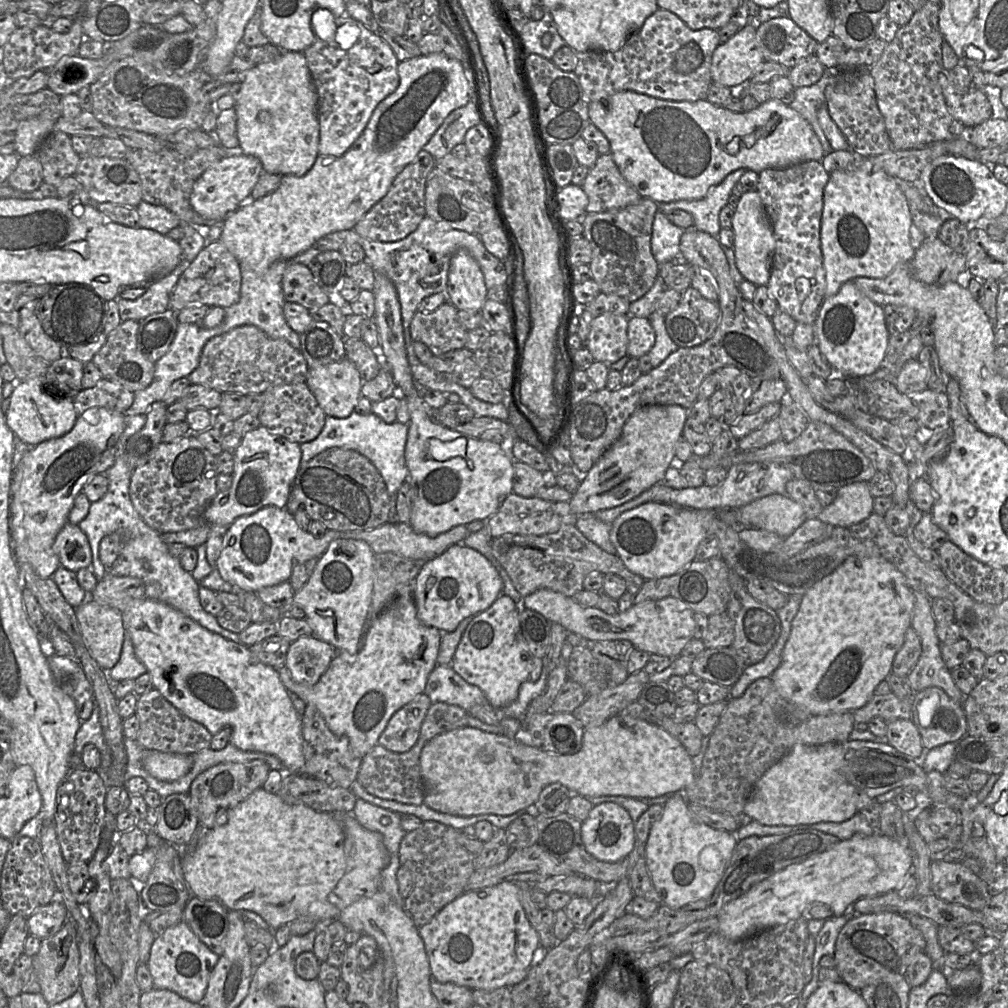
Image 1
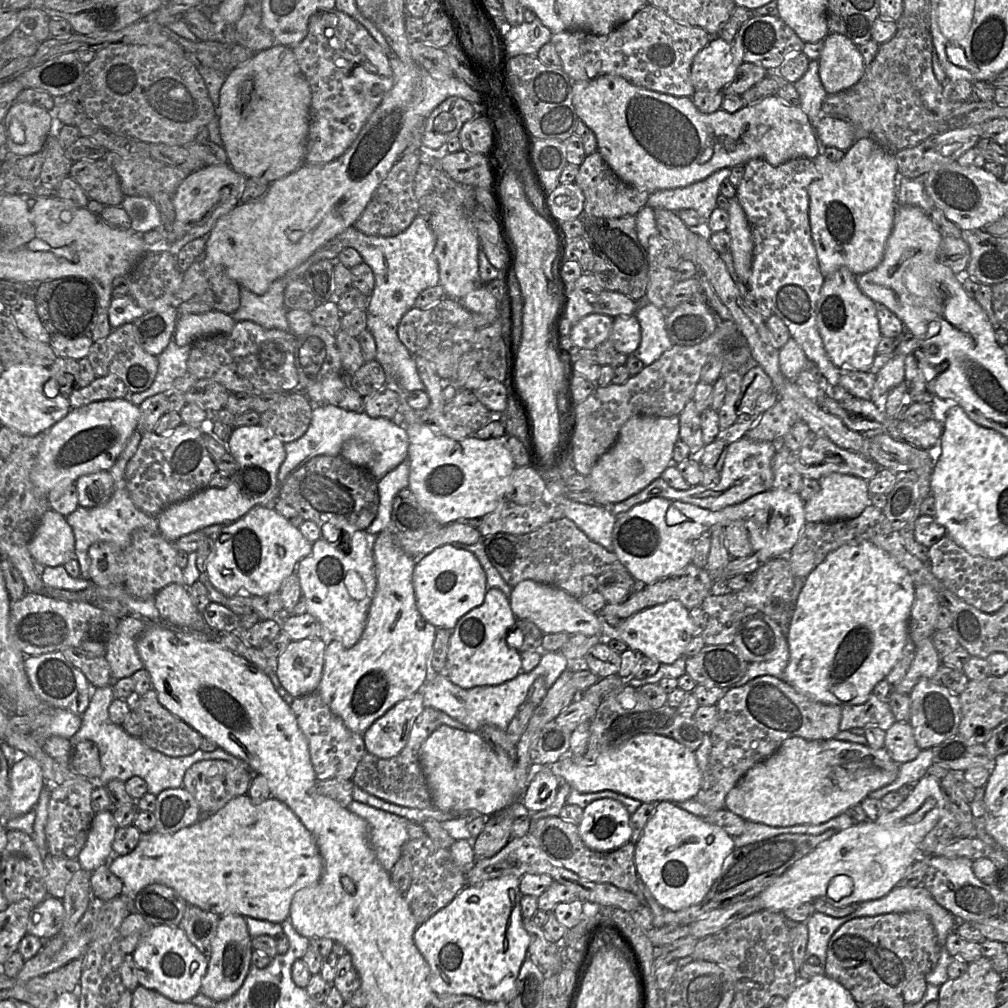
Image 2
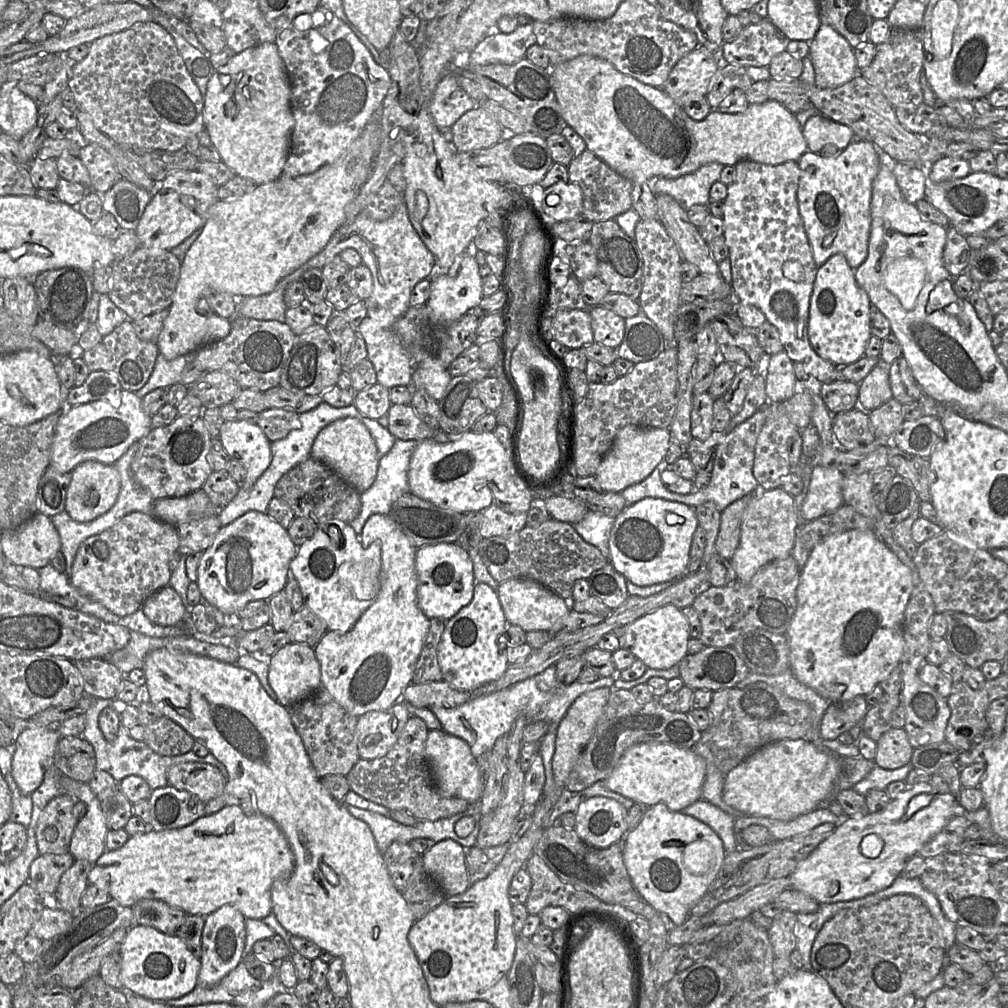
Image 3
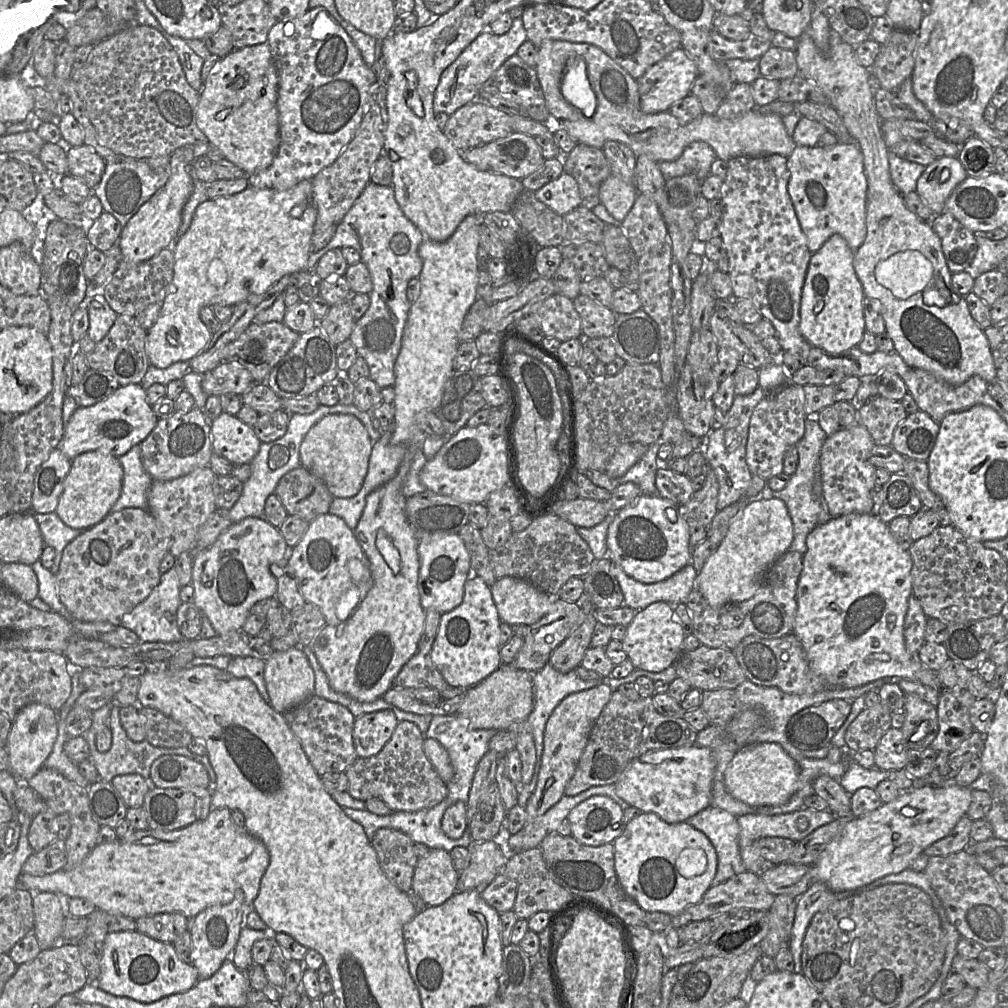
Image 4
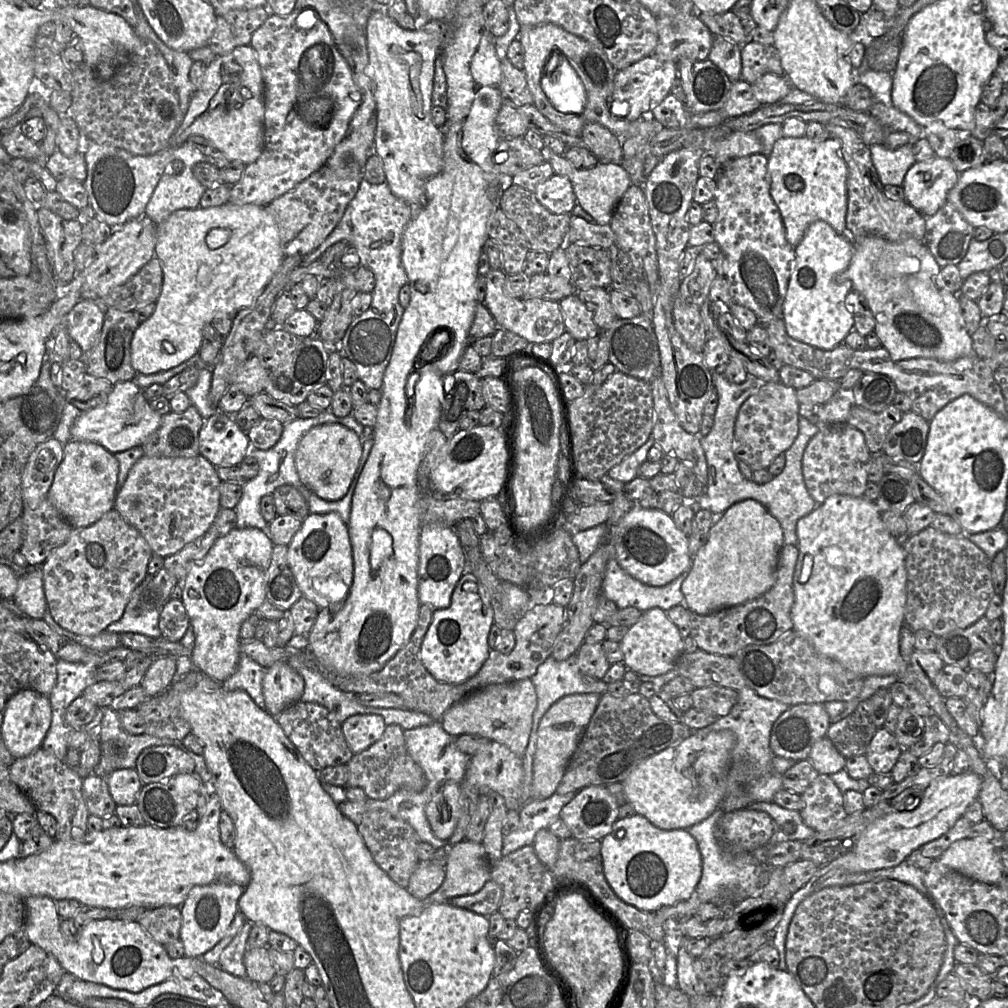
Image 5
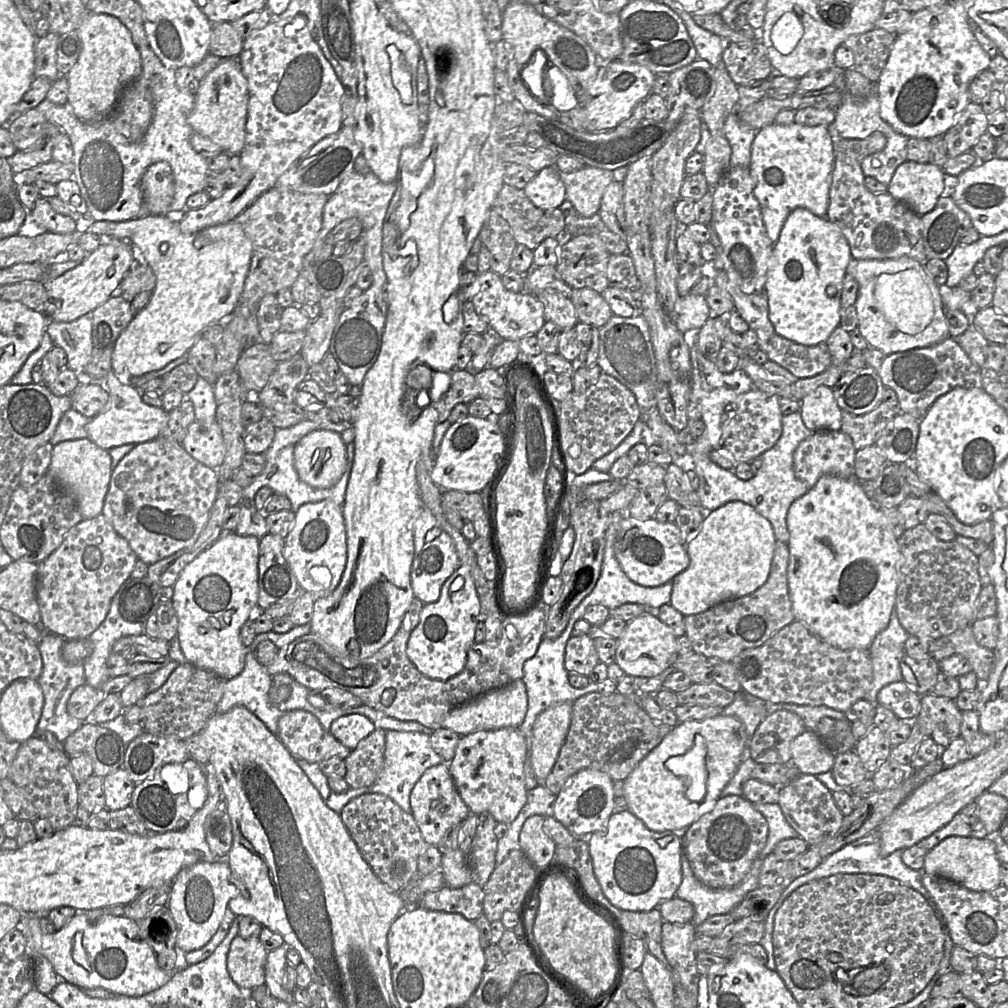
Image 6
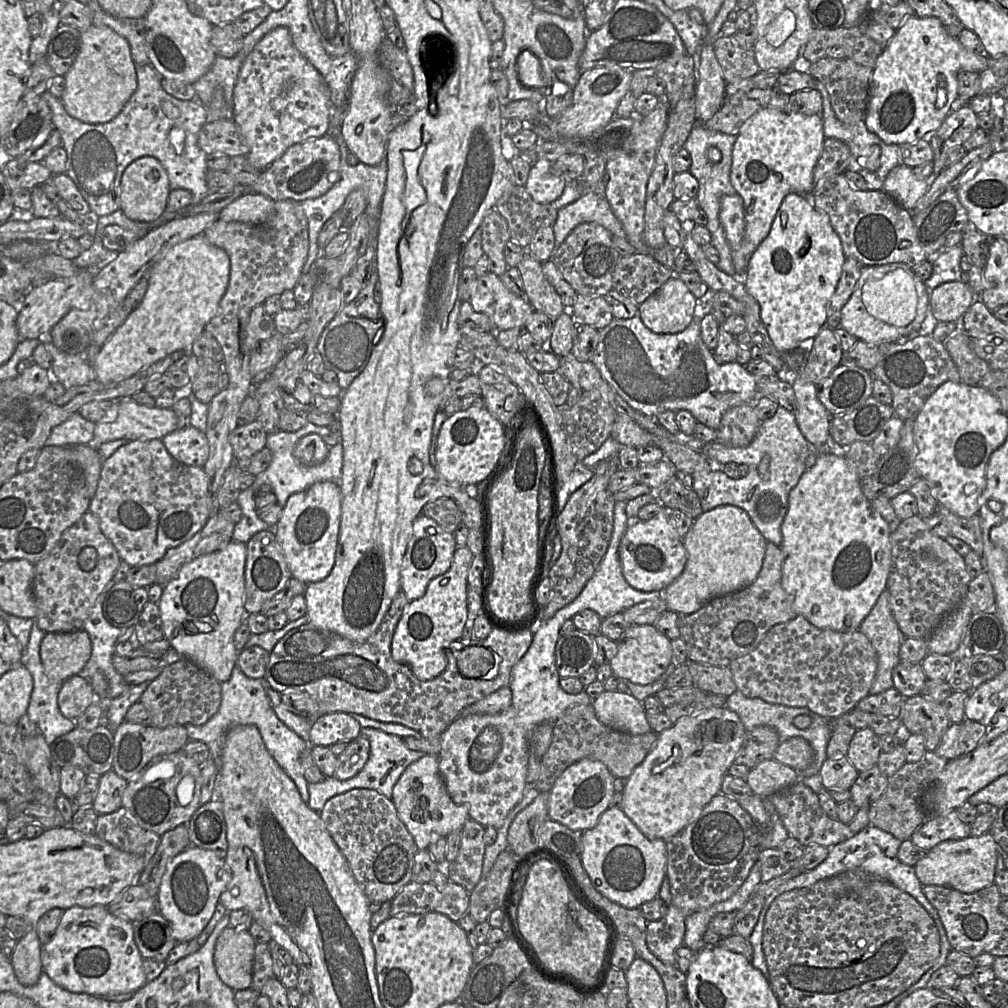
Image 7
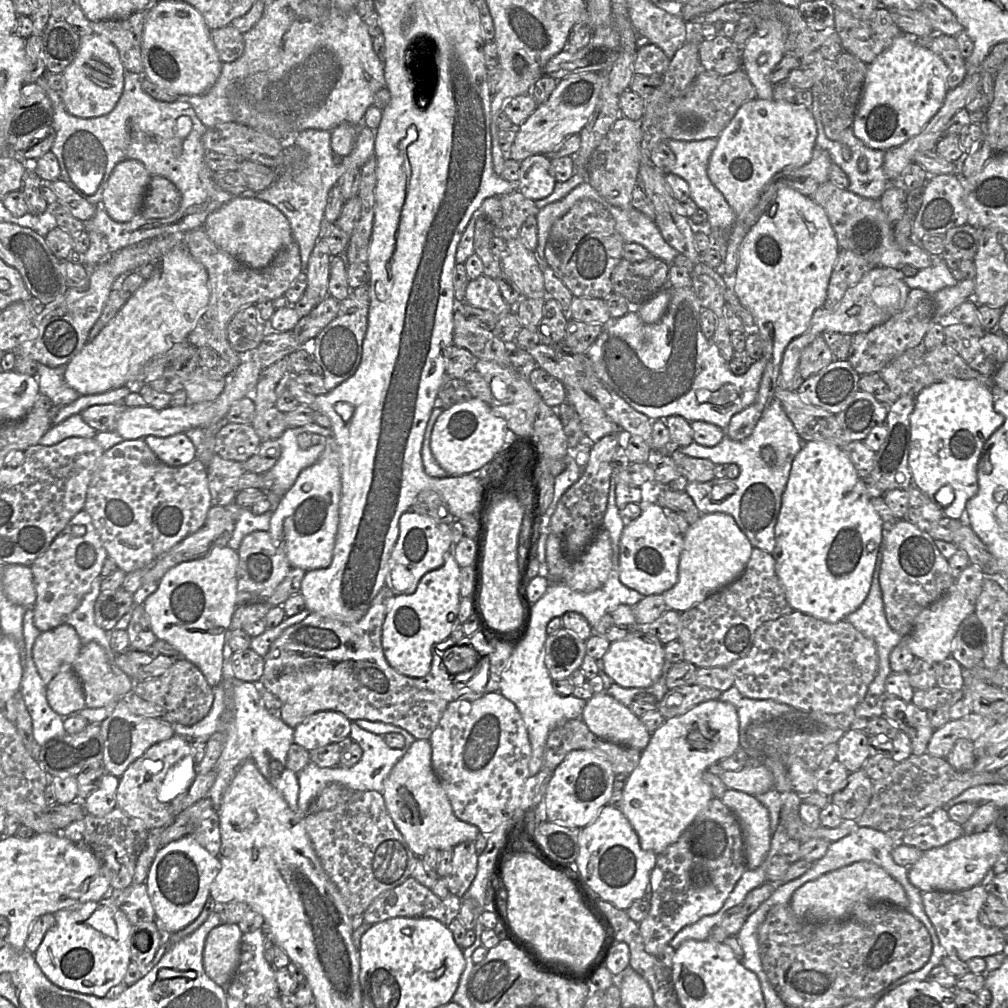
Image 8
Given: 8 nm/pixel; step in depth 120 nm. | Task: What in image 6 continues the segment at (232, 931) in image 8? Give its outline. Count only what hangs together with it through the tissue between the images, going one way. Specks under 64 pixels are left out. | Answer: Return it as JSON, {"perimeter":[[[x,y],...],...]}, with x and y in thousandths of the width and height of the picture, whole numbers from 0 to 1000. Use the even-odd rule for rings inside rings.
{"perimeter":[[[235,928],[225,947],[225,962],[230,972],[242,981],[261,977],[265,945],[257,931]]]}

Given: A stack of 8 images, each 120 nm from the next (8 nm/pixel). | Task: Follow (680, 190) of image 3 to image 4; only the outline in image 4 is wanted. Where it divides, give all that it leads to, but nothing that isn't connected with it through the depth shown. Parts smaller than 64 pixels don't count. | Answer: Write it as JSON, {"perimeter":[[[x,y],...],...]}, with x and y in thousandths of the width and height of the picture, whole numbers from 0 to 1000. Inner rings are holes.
{"perimeter":[[[689,140],[672,159],[653,161],[653,166],[660,178],[688,173],[696,181],[705,173],[705,164],[711,157],[702,142]]]}

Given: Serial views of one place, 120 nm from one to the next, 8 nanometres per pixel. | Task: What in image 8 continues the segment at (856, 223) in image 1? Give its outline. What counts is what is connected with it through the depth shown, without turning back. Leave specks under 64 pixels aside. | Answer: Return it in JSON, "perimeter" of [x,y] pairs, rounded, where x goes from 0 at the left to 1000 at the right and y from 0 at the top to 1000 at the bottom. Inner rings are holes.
{"perimeter":[[[750,97],[738,102],[730,111],[721,126],[711,137],[711,145],[707,149],[701,167],[701,173],[707,184],[717,192],[720,199],[726,205],[730,220],[722,236],[721,251],[717,257],[719,272],[716,273],[721,286],[727,287],[729,270],[733,259],[733,245],[744,226],[757,212],[754,193],[772,171],[779,167],[792,167],[801,163],[810,146],[811,125],[804,108],[799,105],[789,105],[769,98],[759,99]]]}

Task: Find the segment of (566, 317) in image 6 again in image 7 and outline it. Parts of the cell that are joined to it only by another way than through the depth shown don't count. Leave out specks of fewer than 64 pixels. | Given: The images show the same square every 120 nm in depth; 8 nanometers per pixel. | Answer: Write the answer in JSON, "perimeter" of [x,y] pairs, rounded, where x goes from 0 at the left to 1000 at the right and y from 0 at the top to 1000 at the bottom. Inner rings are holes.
{"perimeter":[[[523,248],[512,266],[518,277],[521,296],[530,308],[542,312],[548,317],[563,308],[551,287],[541,276],[538,261],[525,253]]]}

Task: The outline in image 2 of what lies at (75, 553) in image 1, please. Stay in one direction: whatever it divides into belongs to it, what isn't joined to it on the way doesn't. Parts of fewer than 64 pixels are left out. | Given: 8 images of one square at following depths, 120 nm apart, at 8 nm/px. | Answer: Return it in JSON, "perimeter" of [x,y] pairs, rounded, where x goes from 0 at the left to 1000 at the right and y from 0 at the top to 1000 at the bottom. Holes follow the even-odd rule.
{"perimeter":[[[46,506],[29,539],[29,548],[36,559],[45,563],[63,562],[75,555],[74,533],[65,513]]]}

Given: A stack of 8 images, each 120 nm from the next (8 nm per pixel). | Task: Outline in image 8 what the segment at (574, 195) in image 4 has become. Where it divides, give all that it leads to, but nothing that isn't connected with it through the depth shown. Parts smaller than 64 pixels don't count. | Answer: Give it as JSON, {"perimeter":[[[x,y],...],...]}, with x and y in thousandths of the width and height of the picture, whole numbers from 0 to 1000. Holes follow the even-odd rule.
{"perimeter":[[[532,153],[516,161],[515,179],[512,183],[522,196],[536,198],[545,194],[553,179],[543,154]]]}

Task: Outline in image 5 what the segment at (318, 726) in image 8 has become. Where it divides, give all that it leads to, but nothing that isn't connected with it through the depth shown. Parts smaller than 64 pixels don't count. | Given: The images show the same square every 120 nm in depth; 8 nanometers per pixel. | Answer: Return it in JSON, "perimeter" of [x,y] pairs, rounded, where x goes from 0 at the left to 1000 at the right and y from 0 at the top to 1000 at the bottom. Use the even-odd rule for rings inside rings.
{"perimeter":[[[352,708],[338,717],[341,731],[351,748],[363,744],[374,736],[383,720],[380,711],[371,708]]]}

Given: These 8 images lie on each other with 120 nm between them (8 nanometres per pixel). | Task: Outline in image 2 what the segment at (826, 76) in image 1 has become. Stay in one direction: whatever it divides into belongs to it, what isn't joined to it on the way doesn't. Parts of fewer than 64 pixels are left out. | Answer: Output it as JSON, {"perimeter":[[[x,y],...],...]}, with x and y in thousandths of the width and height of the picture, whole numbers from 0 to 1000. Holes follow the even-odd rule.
{"perimeter":[[[804,61],[800,72],[787,84],[794,96],[793,105],[809,127],[816,115],[815,104],[820,95],[813,79],[812,61]]]}

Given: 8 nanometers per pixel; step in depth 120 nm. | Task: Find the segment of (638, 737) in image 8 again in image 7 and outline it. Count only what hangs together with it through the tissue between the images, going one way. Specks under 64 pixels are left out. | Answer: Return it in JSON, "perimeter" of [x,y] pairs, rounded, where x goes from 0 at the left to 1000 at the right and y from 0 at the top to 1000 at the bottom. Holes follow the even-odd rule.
{"perimeter":[[[599,686],[586,699],[599,719],[626,729],[647,725],[636,695],[623,687]]]}

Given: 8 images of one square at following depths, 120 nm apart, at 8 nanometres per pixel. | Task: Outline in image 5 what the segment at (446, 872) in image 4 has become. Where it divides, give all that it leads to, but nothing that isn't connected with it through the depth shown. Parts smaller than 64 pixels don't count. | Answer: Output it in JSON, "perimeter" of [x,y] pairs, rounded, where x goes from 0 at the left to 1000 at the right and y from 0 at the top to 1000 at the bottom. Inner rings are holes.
{"perimeter":[[[428,853],[417,854],[408,868],[404,883],[409,889],[422,892],[438,878],[441,867],[441,861]]]}

